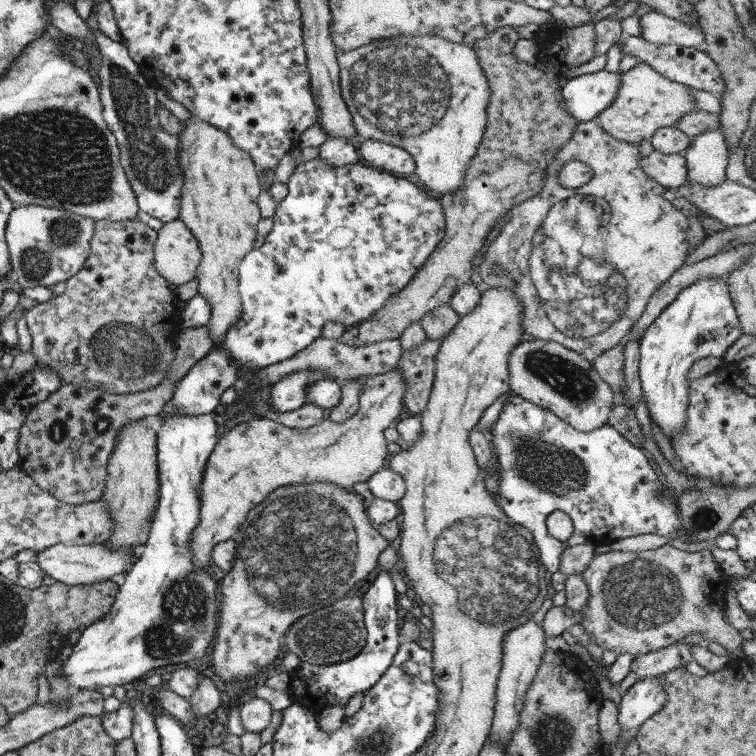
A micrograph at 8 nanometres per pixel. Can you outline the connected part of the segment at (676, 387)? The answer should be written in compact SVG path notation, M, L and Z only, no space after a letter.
M701 278L694 281L693 284L681 290L673 302L642 333L638 340L640 390L643 398L645 398L649 416L662 430L669 442L670 436L682 429L686 416L685 410L688 404L687 392L689 384L686 380L686 374L688 369L695 360L703 357L721 357L727 348L741 335L739 322L728 294L728 286L723 278L720 280Z

